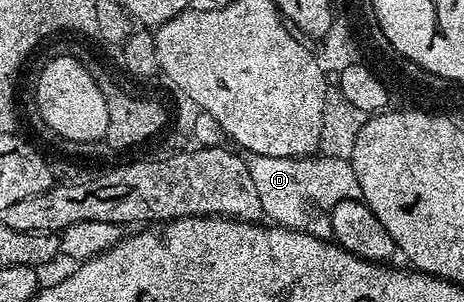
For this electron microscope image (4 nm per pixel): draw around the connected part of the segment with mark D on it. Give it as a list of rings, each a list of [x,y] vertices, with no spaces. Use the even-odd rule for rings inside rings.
[[[245,152],[243,158],[259,197],[262,215],[278,227],[306,231],[312,236],[328,239],[332,235],[329,219],[321,216],[317,220],[313,205],[327,212],[341,201],[361,199],[362,187],[350,159],[322,154],[276,158],[254,152]]]

